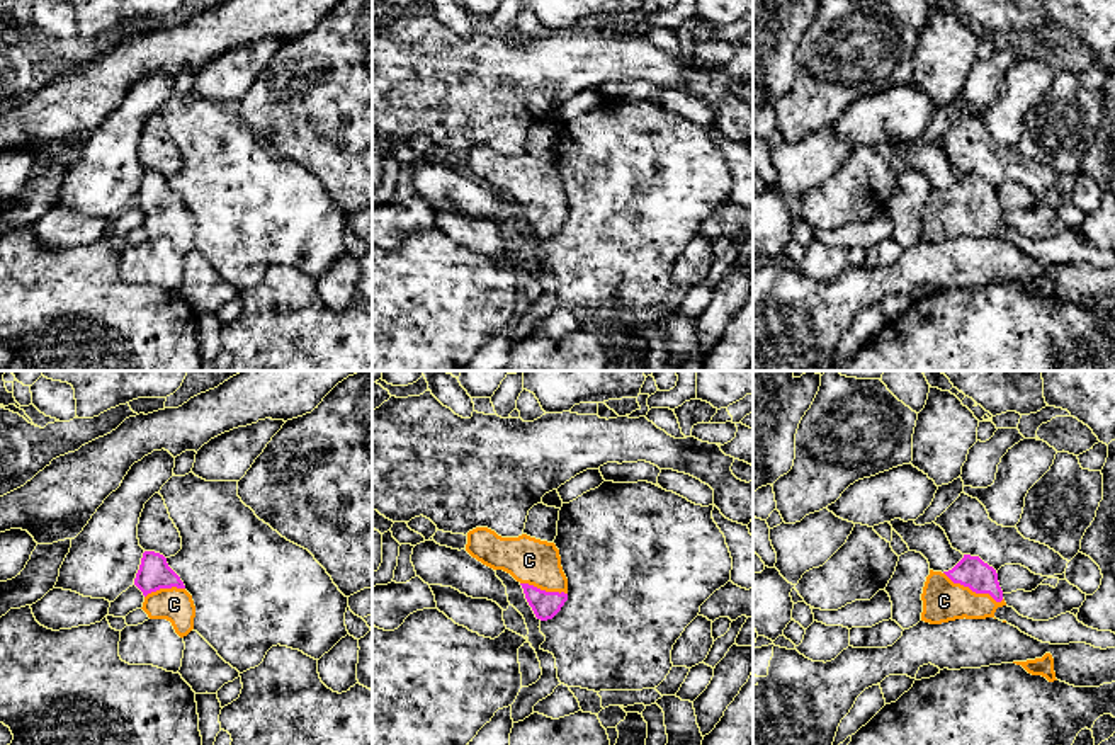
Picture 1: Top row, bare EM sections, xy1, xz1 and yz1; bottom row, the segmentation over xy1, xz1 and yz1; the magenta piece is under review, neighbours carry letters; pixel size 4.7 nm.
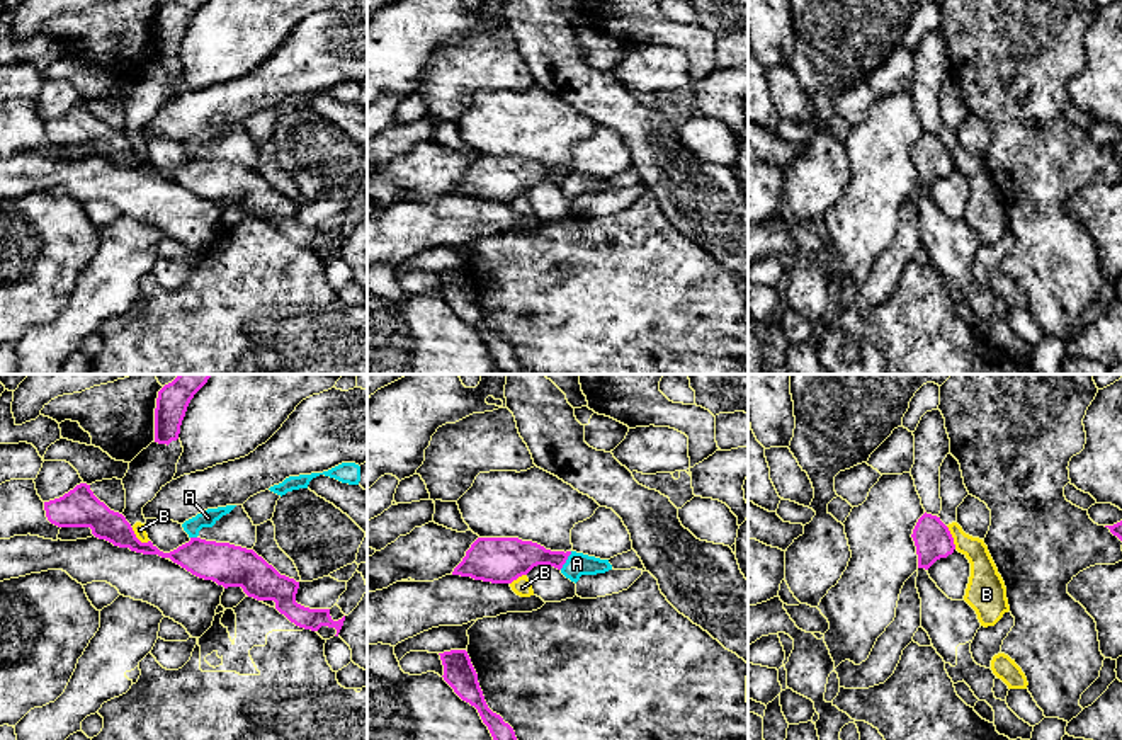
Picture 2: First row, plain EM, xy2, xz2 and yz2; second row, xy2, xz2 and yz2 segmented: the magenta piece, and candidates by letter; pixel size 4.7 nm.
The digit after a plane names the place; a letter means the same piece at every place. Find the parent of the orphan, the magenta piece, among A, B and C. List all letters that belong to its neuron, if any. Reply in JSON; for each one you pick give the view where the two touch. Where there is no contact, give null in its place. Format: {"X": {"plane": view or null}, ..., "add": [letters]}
{"C": {"plane": "yz1"}, "add": ["C"]}

